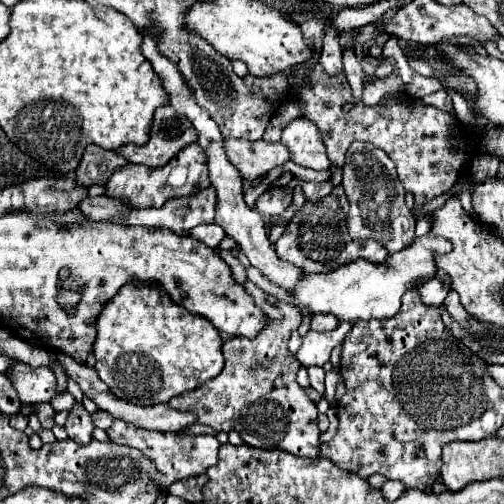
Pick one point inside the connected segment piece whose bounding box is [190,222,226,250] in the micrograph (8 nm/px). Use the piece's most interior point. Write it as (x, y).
(211, 234)

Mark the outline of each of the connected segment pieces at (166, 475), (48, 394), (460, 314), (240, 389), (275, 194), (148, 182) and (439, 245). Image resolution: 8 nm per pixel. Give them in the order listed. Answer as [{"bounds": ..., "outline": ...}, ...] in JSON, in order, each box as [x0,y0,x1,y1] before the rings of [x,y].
[{"bounds":[108,420,218,488],"outline":[[[114,420],[112,428],[108,430],[108,436],[112,442],[116,444],[126,444],[132,448],[138,448],[140,452],[144,452],[144,456],[148,456],[150,460],[154,460],[156,468],[158,468],[158,476],[154,476],[154,482],[162,488],[168,488],[172,482],[176,480],[184,480],[190,476],[198,476],[204,474],[210,466],[214,466],[218,462],[218,440],[212,434],[200,434],[200,436],[184,436],[184,434],[156,434],[154,430],[144,430],[144,428],[136,428],[134,424],[122,422],[122,420]]]},{"bounds":[10,364,58,404],"outline":[[[16,364],[12,368],[12,376],[10,376],[18,398],[22,400],[22,404],[30,404],[30,402],[50,402],[58,392],[56,392],[56,376],[52,372],[52,368],[32,368],[26,364]]]},{"bounds":[444,290,472,328],"outline":[[[450,290],[444,300],[444,305],[450,316],[452,316],[452,318],[462,326],[462,328],[468,326],[468,320],[470,320],[472,316],[466,314],[466,310],[462,308],[462,304],[460,304],[460,300],[458,300],[458,294],[456,294],[454,290]]]},{"bounds":[182,280,320,458],"outline":[[[246,280],[244,282],[246,292],[254,298],[254,306],[262,308],[264,316],[268,318],[268,324],[264,326],[262,332],[254,340],[234,336],[222,344],[222,354],[224,354],[224,370],[210,382],[204,382],[198,390],[186,392],[182,396],[182,412],[192,412],[200,424],[212,426],[216,432],[224,430],[238,430],[244,444],[256,446],[256,448],[280,448],[296,456],[306,456],[306,458],[316,458],[320,450],[320,430],[318,430],[318,408],[316,404],[308,398],[306,390],[296,382],[296,372],[300,368],[300,362],[288,352],[288,338],[298,326],[302,324],[302,314],[296,306],[278,300],[276,296],[266,294],[260,290],[254,282]]]},{"bounds":[256,188,292,216],"outline":[[[288,188],[268,190],[258,198],[256,210],[262,216],[276,216],[276,214],[282,214],[290,204],[292,204],[292,192],[288,192]]]},{"bounds":[104,144,208,208],"outline":[[[198,144],[184,146],[178,156],[174,156],[162,168],[148,168],[138,164],[126,164],[122,170],[116,170],[110,180],[104,184],[108,198],[118,198],[126,202],[128,208],[160,208],[170,198],[190,196],[208,186],[208,168],[206,154]]]},{"bounds":[288,236,450,322],"outline":[[[422,236],[416,238],[412,242],[412,246],[404,248],[398,254],[390,254],[388,260],[384,264],[374,264],[368,260],[356,260],[356,262],[348,262],[332,272],[326,274],[302,274],[294,286],[294,290],[288,292],[288,296],[298,304],[308,308],[314,314],[334,314],[340,322],[348,320],[348,322],[356,322],[356,320],[370,320],[370,318],[392,318],[398,310],[400,310],[400,300],[404,296],[406,290],[410,290],[414,286],[416,280],[420,278],[432,278],[436,272],[434,266],[434,252],[450,252],[450,242],[446,238],[438,238],[438,236]]]}]

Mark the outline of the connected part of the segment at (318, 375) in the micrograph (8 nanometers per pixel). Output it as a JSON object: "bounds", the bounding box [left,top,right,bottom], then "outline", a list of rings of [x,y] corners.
{"bounds":[308,366,324,394],"outline":[[[310,366],[308,376],[310,376],[312,388],[316,388],[320,394],[324,394],[324,370],[318,366]]]}

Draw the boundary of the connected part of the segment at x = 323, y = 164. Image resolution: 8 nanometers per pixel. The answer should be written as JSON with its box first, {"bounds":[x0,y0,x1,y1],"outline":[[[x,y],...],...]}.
{"bounds":[282,118,330,170],"outline":[[[296,118],[288,122],[288,126],[282,130],[282,144],[290,150],[292,162],[314,170],[330,168],[322,136],[308,118]]]}

